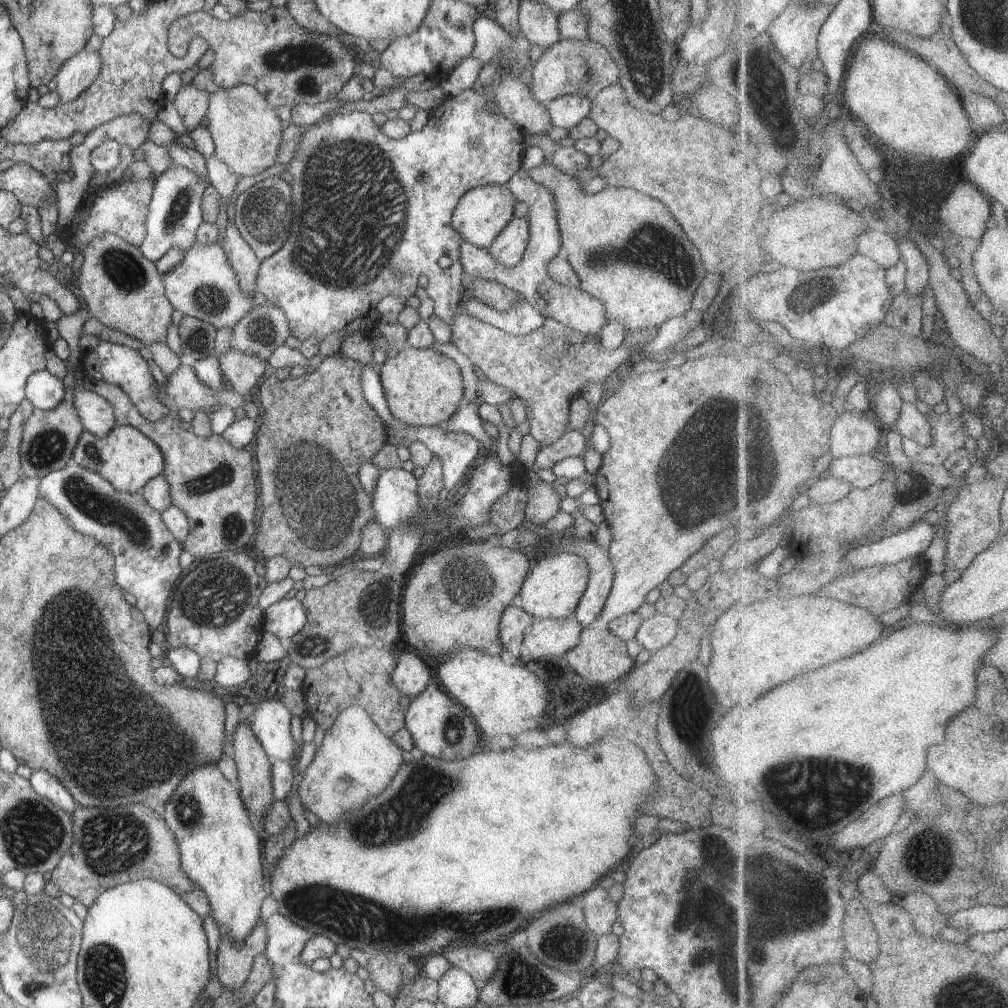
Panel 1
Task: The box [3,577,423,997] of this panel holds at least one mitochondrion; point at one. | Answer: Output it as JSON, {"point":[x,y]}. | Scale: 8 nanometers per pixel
{"point":[62,639]}

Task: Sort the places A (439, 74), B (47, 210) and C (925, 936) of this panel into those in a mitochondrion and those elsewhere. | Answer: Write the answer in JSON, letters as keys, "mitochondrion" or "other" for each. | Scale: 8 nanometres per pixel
{"A":"other","B":"other","C":"other"}

